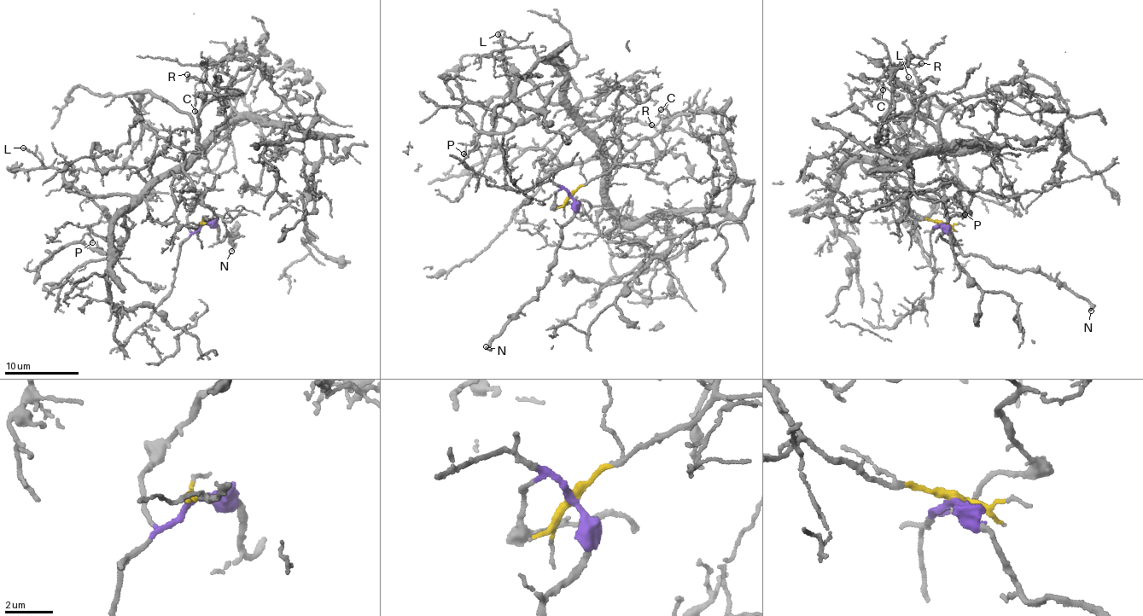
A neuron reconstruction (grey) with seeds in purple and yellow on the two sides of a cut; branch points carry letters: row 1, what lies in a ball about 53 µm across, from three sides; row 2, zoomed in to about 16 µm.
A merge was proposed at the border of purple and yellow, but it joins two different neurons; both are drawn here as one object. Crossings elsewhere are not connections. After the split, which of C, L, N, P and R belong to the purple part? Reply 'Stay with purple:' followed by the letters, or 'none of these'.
Stay with purple: N

